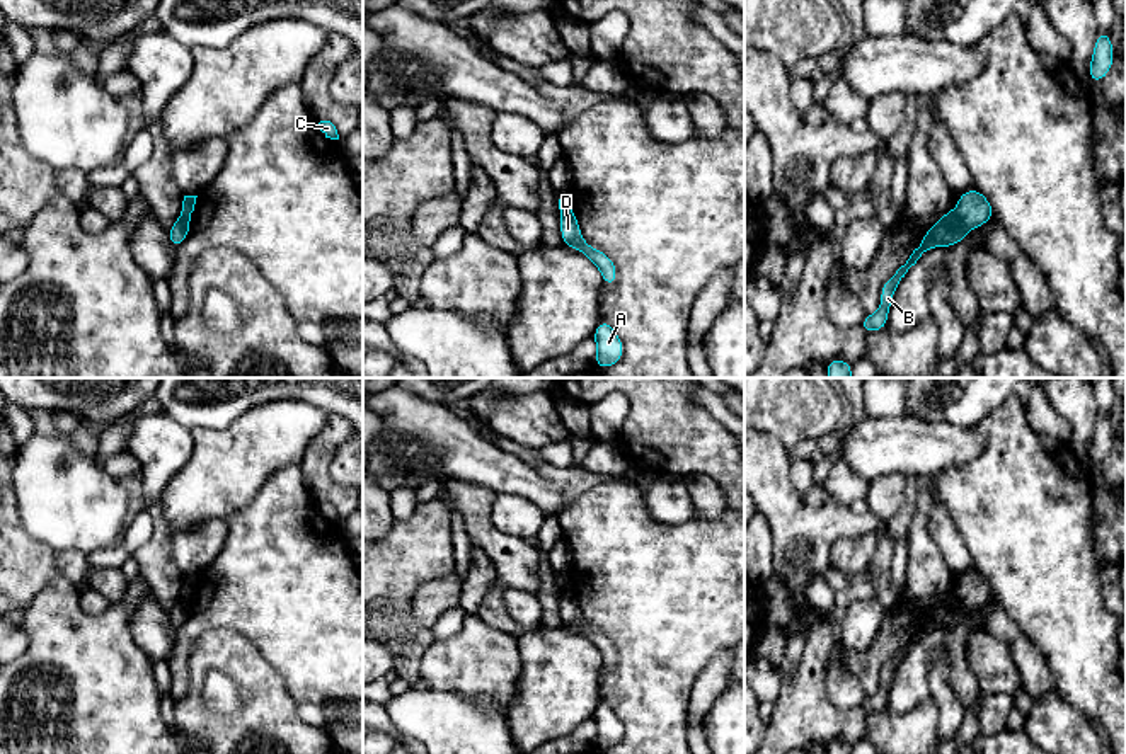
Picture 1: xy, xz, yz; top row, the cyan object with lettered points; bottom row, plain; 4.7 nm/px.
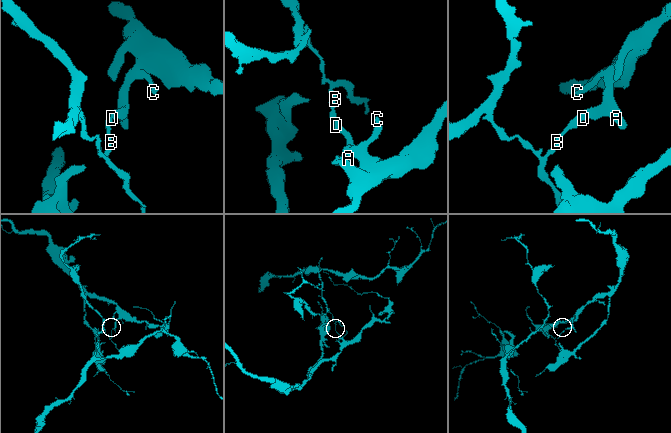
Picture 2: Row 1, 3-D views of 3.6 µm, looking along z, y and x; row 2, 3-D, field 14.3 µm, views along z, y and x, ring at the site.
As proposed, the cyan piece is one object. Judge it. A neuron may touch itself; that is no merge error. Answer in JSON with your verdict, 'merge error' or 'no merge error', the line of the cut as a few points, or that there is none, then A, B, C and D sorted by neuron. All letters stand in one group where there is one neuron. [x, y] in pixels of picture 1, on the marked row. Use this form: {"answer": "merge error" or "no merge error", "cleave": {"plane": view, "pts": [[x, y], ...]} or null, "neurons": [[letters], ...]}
{"answer": "merge error", "cleave": {"plane": "yz", "pts": [[954, 211], [970, 228]]}, "neurons": [["A", "C", "D"], ["B"]]}

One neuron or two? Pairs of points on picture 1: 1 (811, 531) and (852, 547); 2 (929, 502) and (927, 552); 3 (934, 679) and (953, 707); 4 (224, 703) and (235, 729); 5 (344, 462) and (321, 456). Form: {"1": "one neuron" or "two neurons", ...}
{"1": "two neurons", "2": "one neuron", "3": "one neuron", "4": "two neurons", "5": "two neurons"}

